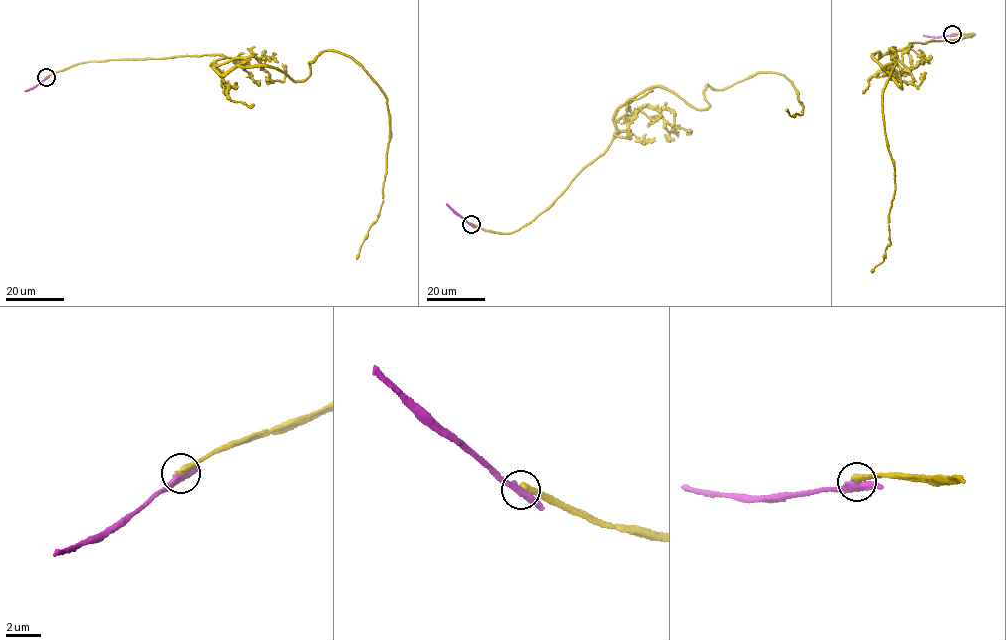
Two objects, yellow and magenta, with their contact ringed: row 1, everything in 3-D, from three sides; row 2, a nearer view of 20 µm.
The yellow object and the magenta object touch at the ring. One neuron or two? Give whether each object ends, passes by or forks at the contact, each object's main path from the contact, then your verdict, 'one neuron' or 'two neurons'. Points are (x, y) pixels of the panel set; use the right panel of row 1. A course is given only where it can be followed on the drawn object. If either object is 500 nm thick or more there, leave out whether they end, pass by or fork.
yellow ends there; magenta passes by; yellow runs (952, 34), (975, 35), (872, 54), (902, 88), (886, 65), (895, 195), (872, 273); magenta runs (952, 34), (923, 36); two neurons

